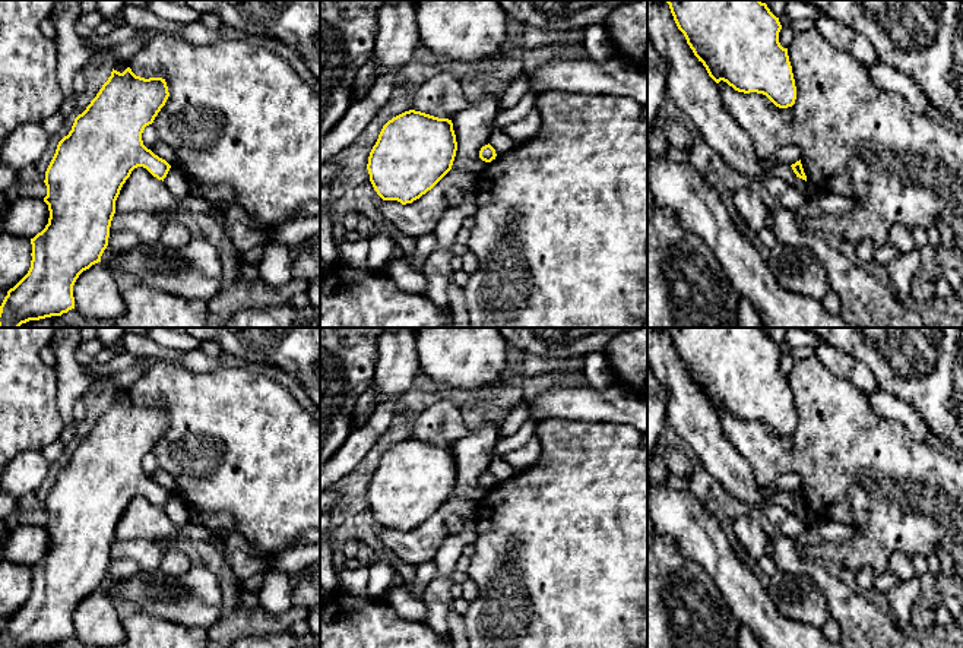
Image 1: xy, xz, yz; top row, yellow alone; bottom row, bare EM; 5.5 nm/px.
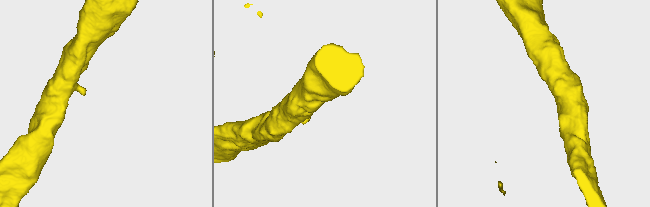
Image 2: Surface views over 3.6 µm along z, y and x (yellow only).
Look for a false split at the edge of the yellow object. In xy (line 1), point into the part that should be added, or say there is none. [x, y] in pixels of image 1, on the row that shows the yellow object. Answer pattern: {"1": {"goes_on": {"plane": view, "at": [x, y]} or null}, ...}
{"1": {"goes_on": null}}

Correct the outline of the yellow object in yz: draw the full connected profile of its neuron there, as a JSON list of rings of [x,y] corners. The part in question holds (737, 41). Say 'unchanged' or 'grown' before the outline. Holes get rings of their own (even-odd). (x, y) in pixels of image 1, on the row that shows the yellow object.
unchanged; [[[666,0],[678,29],[709,76],[738,92],[766,95],[776,107],[795,104],[796,86],[788,48],[779,42],[782,25],[760,0]]]

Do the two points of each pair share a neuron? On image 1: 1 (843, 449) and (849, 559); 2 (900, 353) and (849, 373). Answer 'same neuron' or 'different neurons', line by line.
1: same neuron
2: different neurons

